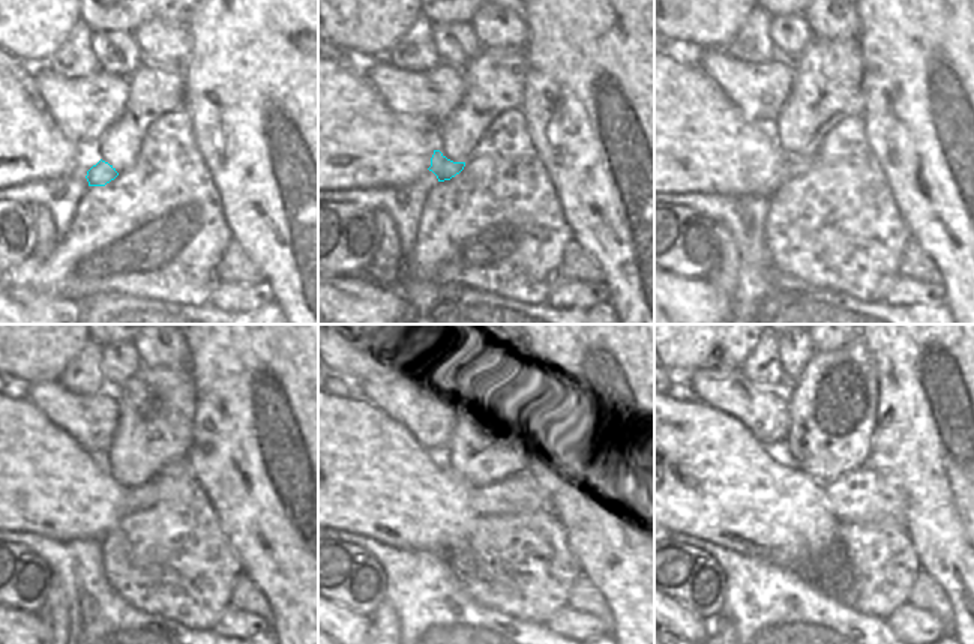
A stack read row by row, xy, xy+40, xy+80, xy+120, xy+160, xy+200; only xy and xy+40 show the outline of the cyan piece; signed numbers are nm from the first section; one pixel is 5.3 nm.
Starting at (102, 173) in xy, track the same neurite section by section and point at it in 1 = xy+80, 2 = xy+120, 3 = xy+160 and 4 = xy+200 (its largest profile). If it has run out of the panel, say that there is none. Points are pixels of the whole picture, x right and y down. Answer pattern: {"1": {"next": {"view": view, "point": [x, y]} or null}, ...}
{"1": {"next": {"view": "xy+80", "point": [796, 165]}}, "2": {"next": {"view": "xy+120", "point": [141, 497]}}, "3": {"next": {"view": "xy+160", "point": [521, 493]}}, "4": {"next": {"view": "xy+200", "point": [862, 496]}}}

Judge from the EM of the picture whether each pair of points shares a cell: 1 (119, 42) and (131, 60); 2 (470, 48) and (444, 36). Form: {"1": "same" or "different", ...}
{"1": "same", "2": "same"}

